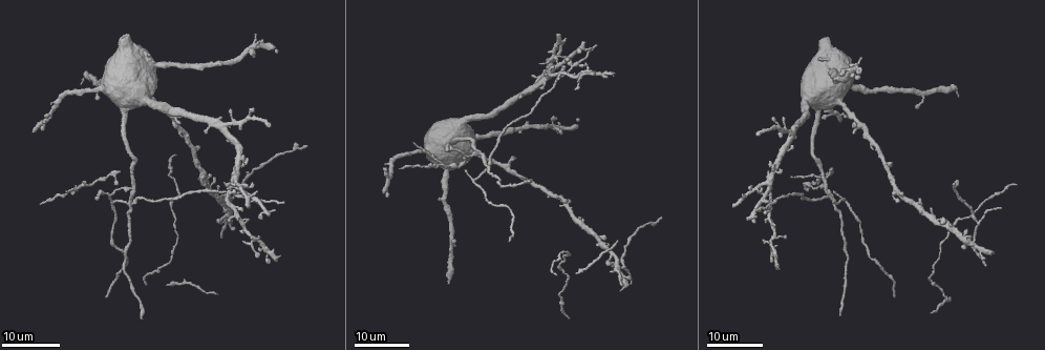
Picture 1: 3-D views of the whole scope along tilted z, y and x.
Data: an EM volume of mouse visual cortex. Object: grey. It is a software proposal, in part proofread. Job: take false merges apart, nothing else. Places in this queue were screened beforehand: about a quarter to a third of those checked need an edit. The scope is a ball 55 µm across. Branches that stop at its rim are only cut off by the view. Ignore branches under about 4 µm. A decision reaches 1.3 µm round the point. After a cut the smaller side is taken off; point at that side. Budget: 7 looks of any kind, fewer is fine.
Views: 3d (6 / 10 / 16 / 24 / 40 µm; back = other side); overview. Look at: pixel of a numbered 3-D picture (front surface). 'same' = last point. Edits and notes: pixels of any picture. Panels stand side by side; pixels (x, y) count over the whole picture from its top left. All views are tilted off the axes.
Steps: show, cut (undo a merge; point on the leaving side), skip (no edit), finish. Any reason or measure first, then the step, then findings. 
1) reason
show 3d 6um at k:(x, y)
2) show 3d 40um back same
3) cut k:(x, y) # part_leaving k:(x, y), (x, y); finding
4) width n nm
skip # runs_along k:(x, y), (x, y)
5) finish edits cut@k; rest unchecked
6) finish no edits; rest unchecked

show 3d 16um at 1:(439, 163)

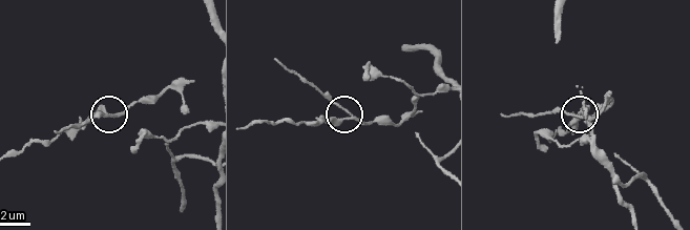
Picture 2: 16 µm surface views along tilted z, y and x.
show 3d 6um at 2:(581, 117)

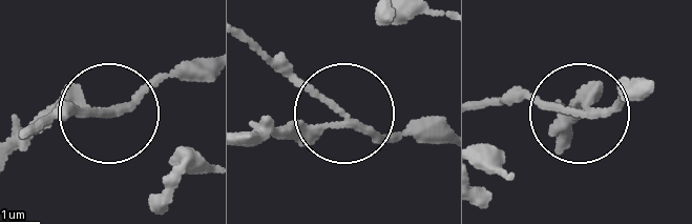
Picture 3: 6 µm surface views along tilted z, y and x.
side_arm 7 um
cut 3:(292, 130) # part_leaving 3:(351, 122), (247, 129); two neurons meet here

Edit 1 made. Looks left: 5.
thin arm on a thick one
show 3d 16um at 1:(133, 205)

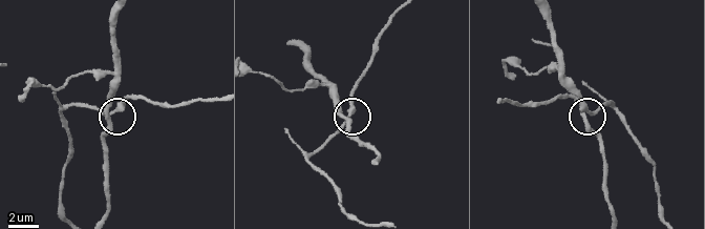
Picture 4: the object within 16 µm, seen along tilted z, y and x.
closer look
show 3d 6um at 4:(118, 109)

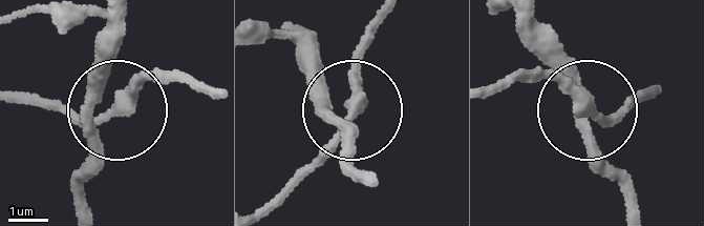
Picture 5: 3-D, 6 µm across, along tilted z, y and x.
skip # runs_along 5:(107, 18), (100, 99), (115, 105), (173, 69); continuous, no second neuron

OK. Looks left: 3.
three arms meet
show 3d 24um at 1:(569, 66)

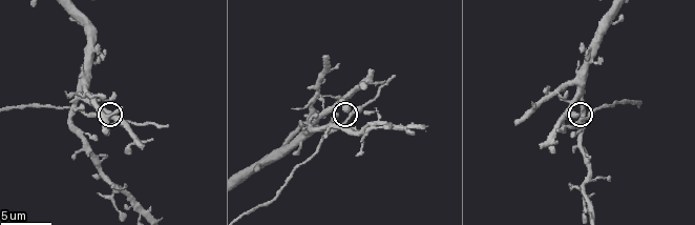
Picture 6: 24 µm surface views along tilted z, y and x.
show 3d 6um at 6:(584, 120)

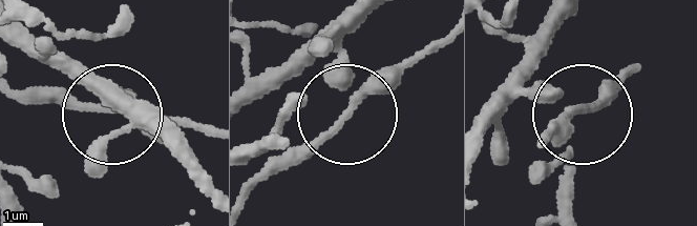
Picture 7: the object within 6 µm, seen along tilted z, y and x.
show 3d 6um back at 7:(351, 110)

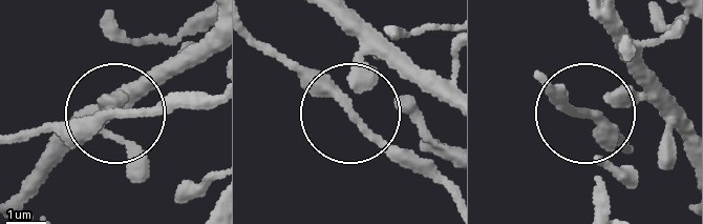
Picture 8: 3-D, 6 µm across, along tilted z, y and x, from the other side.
side_arm 6 um
skip # runs_along 8:(212, 26), (113, 112), (20, 136); one neuron here

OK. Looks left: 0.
finish edits cut@3; rest unchecked

